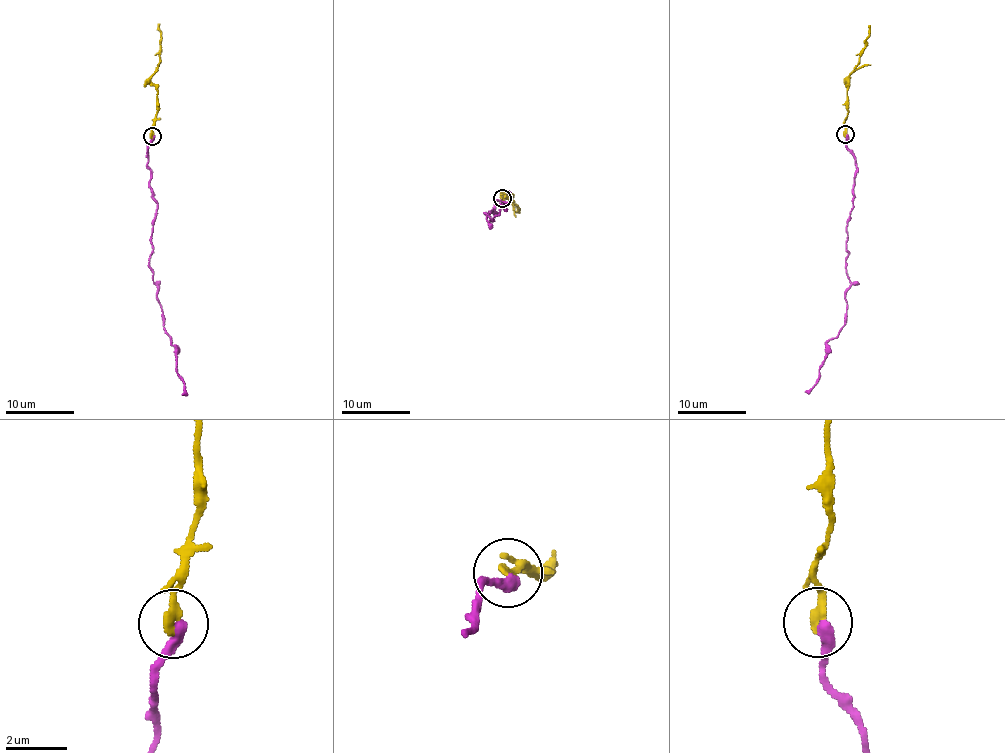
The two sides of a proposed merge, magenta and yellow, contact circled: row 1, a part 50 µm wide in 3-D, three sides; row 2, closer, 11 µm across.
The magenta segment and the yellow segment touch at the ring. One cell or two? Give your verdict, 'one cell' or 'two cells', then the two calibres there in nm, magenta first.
two cells; calibres 400 and 280 nm

